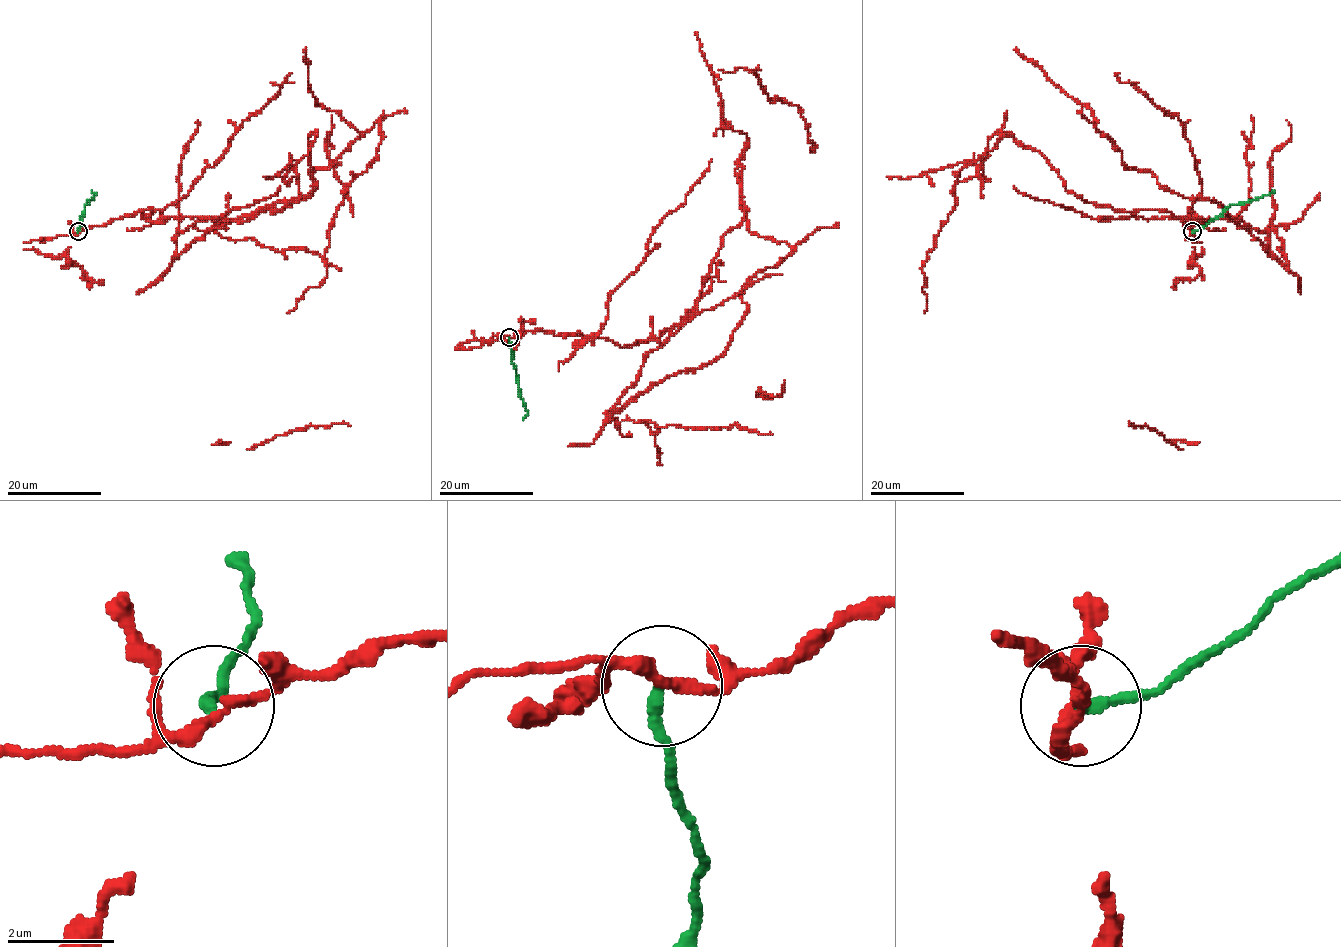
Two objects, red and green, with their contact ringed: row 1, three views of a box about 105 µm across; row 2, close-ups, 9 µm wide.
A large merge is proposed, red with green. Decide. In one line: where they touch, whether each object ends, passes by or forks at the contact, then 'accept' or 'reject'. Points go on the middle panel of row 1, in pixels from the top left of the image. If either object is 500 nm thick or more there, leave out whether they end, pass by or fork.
place (509, 337); red passes by; green ends; reject

